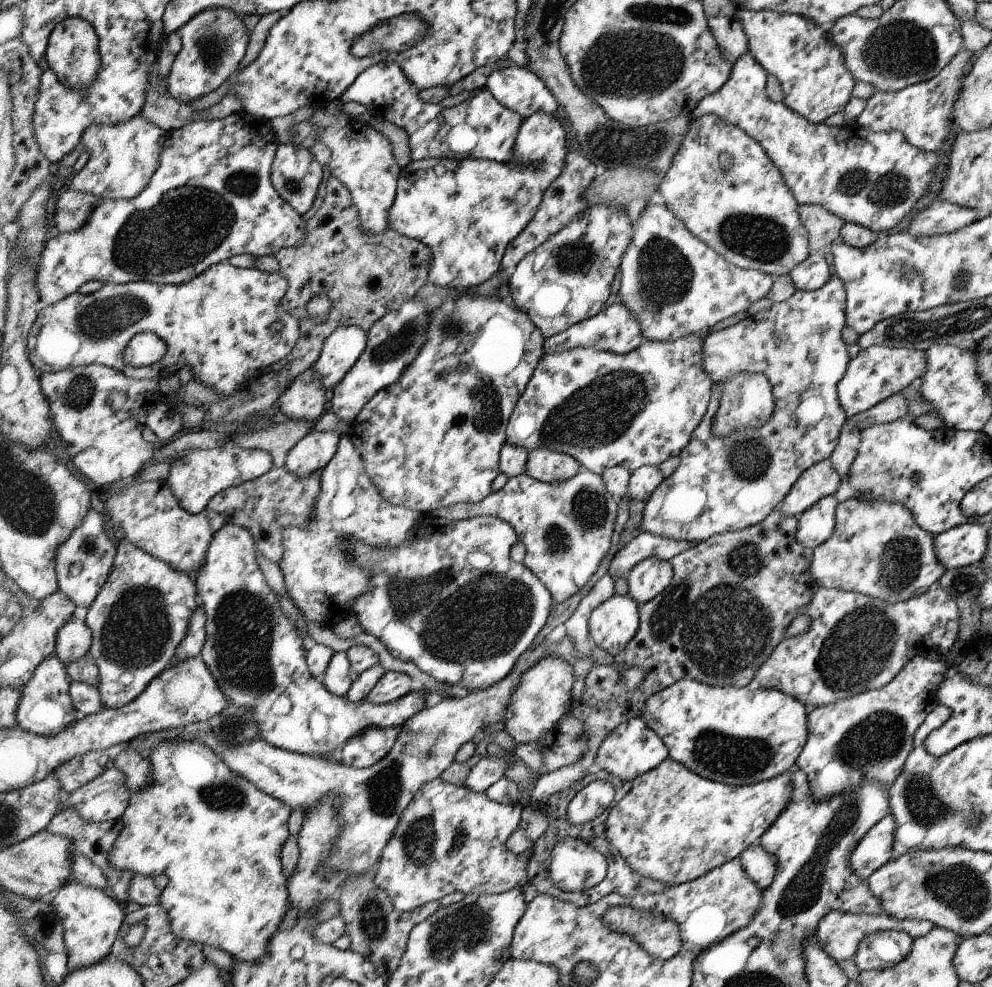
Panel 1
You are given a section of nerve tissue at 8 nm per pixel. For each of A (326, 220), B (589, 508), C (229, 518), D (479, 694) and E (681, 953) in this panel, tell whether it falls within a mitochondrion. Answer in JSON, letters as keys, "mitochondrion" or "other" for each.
{"A":"other","B":"mitochondrion","C":"other","D":"other","E":"other"}

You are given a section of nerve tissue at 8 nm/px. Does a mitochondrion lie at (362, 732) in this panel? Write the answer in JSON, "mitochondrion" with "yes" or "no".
{"mitochondrion":"no"}

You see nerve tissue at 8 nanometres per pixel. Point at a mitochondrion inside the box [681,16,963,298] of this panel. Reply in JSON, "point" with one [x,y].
{"point":[900,49]}

